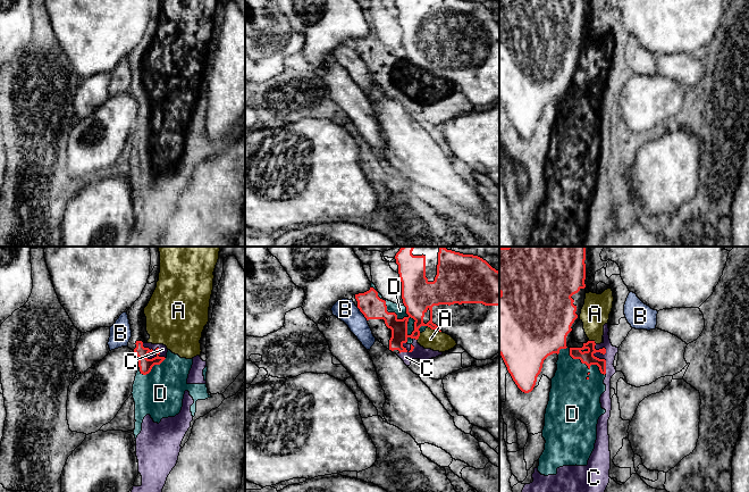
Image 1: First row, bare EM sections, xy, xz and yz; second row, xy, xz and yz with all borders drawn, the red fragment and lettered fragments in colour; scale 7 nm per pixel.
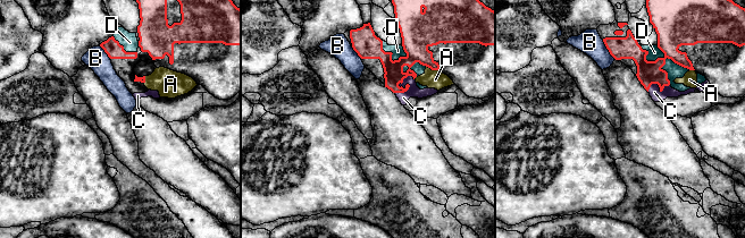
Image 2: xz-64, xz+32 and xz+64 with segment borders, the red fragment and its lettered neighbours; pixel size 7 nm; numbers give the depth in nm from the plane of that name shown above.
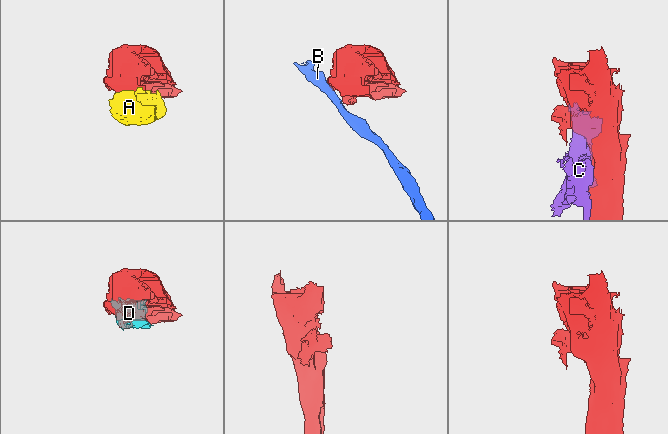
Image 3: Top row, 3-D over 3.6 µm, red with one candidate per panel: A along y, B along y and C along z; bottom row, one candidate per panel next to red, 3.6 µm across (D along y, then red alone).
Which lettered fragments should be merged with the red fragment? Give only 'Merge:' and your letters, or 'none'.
Merge: none

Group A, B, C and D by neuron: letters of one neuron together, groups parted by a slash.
A C D / B

